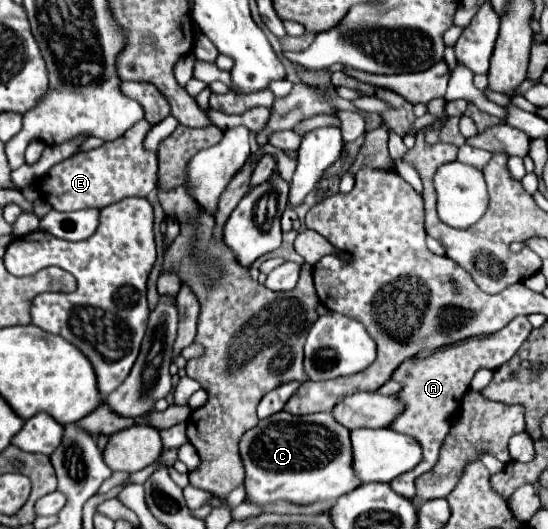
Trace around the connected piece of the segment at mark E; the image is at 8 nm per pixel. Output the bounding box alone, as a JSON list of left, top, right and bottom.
[37,120,157,212]

